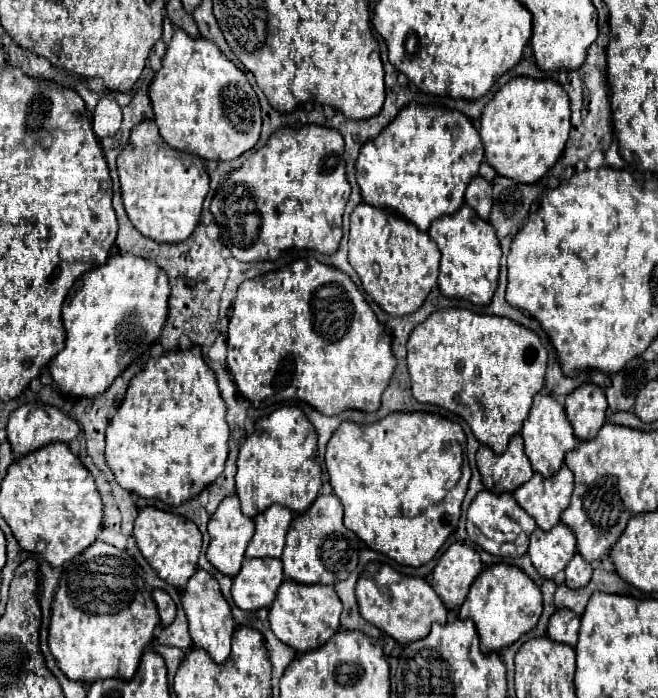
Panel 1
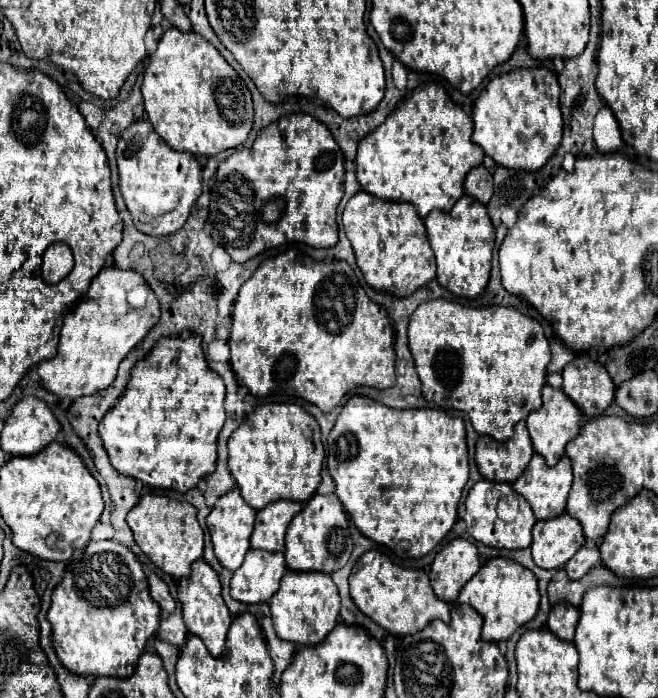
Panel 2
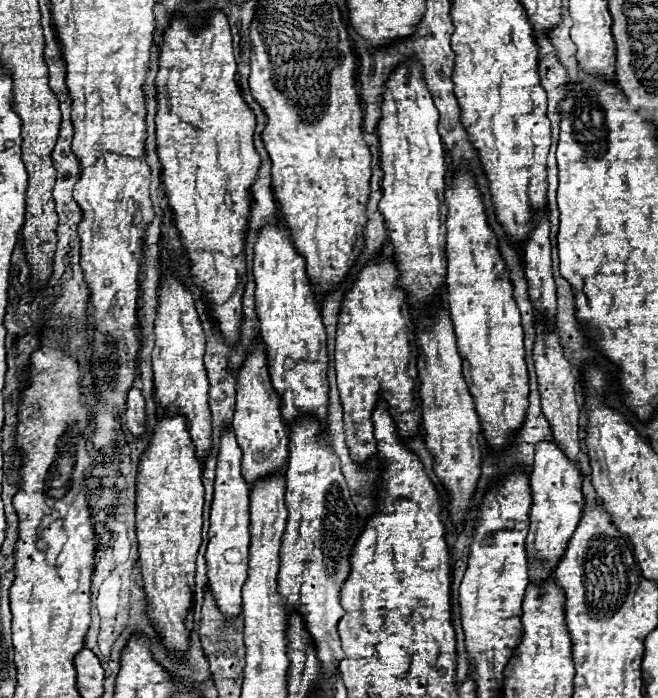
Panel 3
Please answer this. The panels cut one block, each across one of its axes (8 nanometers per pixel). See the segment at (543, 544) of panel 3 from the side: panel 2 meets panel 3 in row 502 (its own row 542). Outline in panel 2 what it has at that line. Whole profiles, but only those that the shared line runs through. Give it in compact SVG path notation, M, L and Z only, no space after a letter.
M566 512L556 516L554 520L538 520L532 528L532 558L534 564L546 570L562 568L584 544L584 534L576 518L570 518Z

